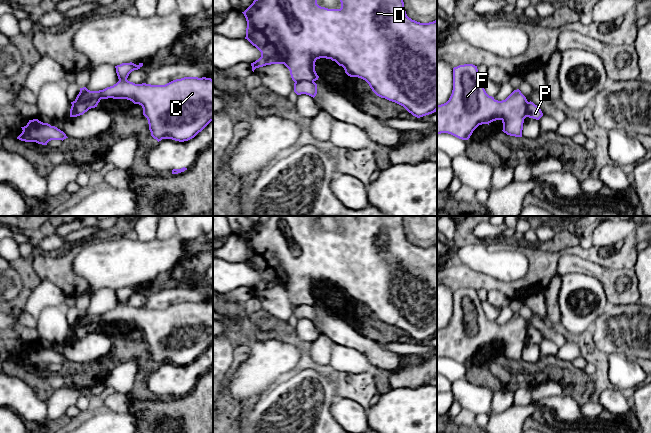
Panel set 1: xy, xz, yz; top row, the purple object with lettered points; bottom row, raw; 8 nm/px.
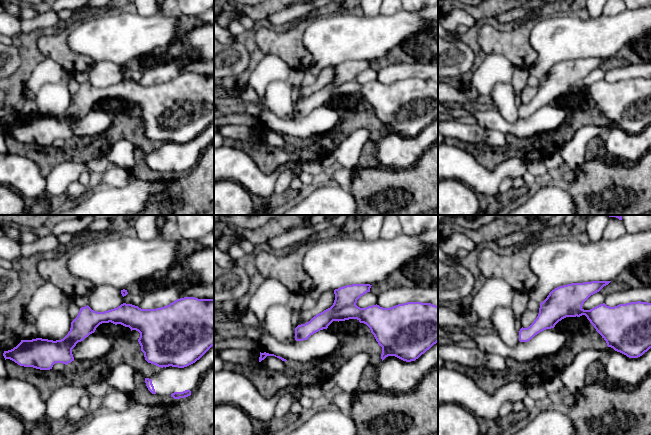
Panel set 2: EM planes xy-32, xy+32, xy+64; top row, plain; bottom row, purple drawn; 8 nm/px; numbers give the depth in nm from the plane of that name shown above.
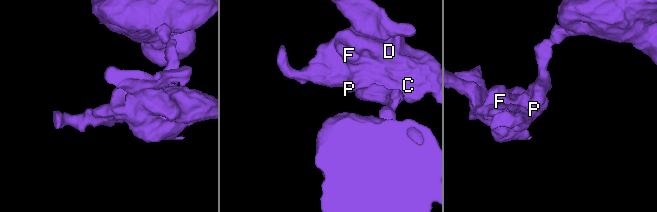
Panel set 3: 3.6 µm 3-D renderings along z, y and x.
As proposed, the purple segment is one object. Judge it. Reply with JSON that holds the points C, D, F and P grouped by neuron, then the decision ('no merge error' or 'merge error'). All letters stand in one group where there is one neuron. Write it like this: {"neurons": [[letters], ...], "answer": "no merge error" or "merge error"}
{"neurons": [["C", "D", "F"], ["P"]], "answer": "merge error"}

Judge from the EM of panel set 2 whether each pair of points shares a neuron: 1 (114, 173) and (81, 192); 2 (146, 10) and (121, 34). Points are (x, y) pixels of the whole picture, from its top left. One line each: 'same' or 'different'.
1: same
2: different

